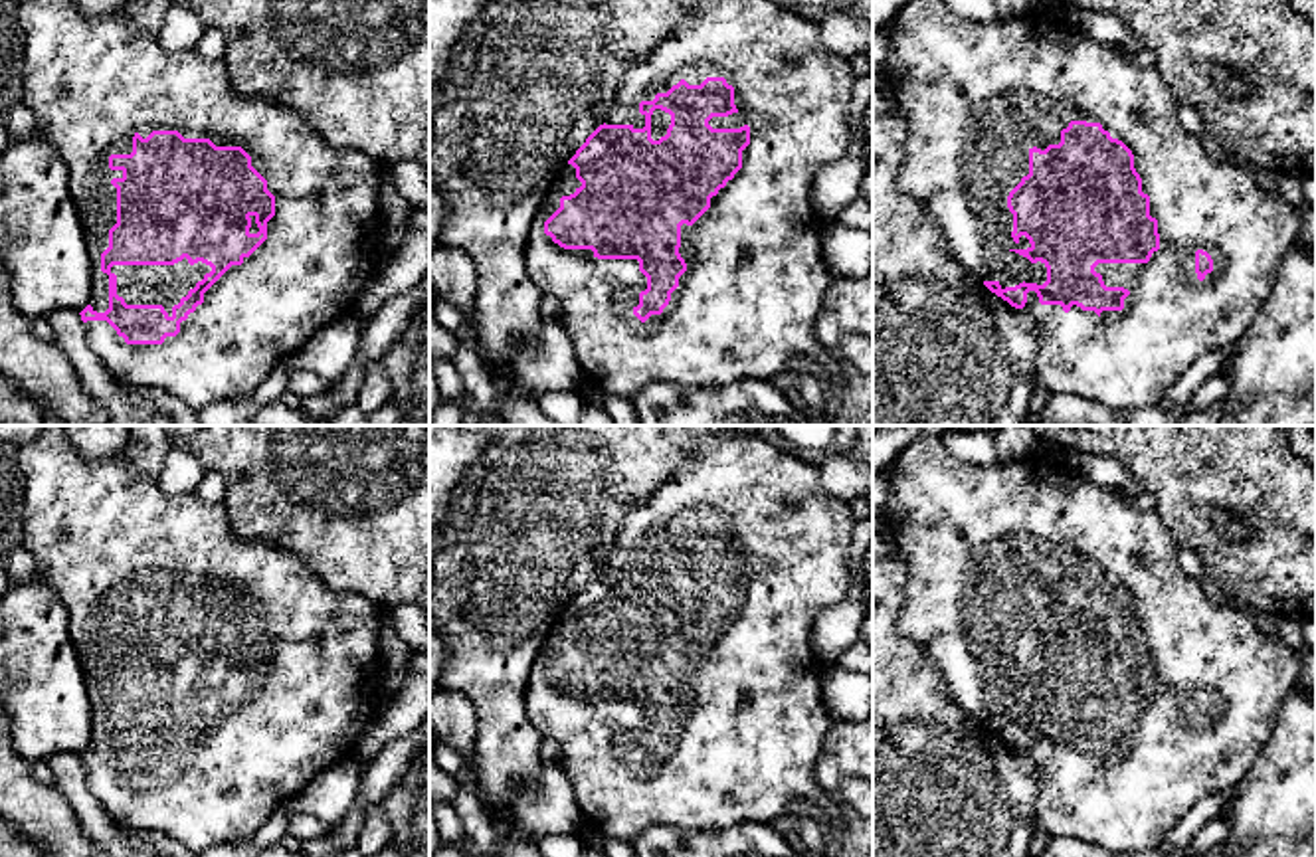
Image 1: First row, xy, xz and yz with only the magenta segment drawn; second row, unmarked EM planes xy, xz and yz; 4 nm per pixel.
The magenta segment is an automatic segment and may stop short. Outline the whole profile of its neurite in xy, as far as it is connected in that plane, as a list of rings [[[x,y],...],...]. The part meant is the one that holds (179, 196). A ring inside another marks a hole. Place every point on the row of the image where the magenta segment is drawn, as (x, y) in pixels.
[[[26,0],[18,6],[18,24],[24,34],[20,103],[34,111],[36,133],[49,141],[65,160],[71,198],[93,265],[93,293],[79,315],[87,329],[89,348],[119,382],[164,390],[196,410],[222,400],[243,400],[253,396],[265,378],[321,329],[352,313],[356,299],[382,263],[386,226],[378,192],[384,168],[376,160],[358,150],[330,146],[305,117],[271,99],[239,95],[228,79],[224,59],[204,59],[196,49],[166,53],[156,34],[144,34],[133,26],[125,8],[91,18],[71,0]]]

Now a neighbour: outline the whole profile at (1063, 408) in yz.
[[[1053,394],[1043,410],[1025,426],[1126,426],[1120,410],[1088,402],[1071,394]]]

